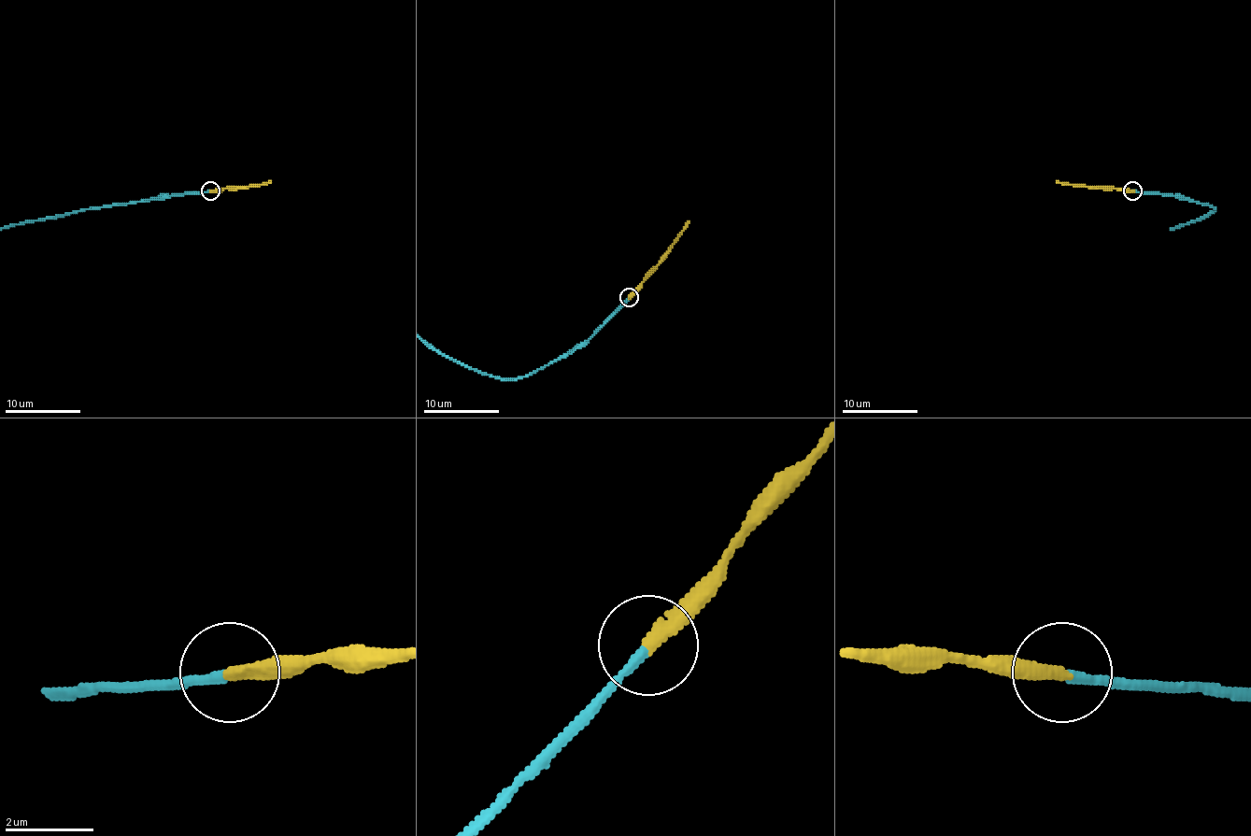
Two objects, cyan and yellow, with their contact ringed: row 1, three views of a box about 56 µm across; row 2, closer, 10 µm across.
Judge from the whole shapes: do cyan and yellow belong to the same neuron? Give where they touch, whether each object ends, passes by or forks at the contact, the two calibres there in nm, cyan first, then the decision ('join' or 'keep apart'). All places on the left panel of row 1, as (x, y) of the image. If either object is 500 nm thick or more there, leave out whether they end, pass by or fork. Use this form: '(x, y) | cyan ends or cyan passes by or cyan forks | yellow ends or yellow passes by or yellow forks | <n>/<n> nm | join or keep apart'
(210, 191) | cyan ends | yellow ends | 220/360 nm | join

